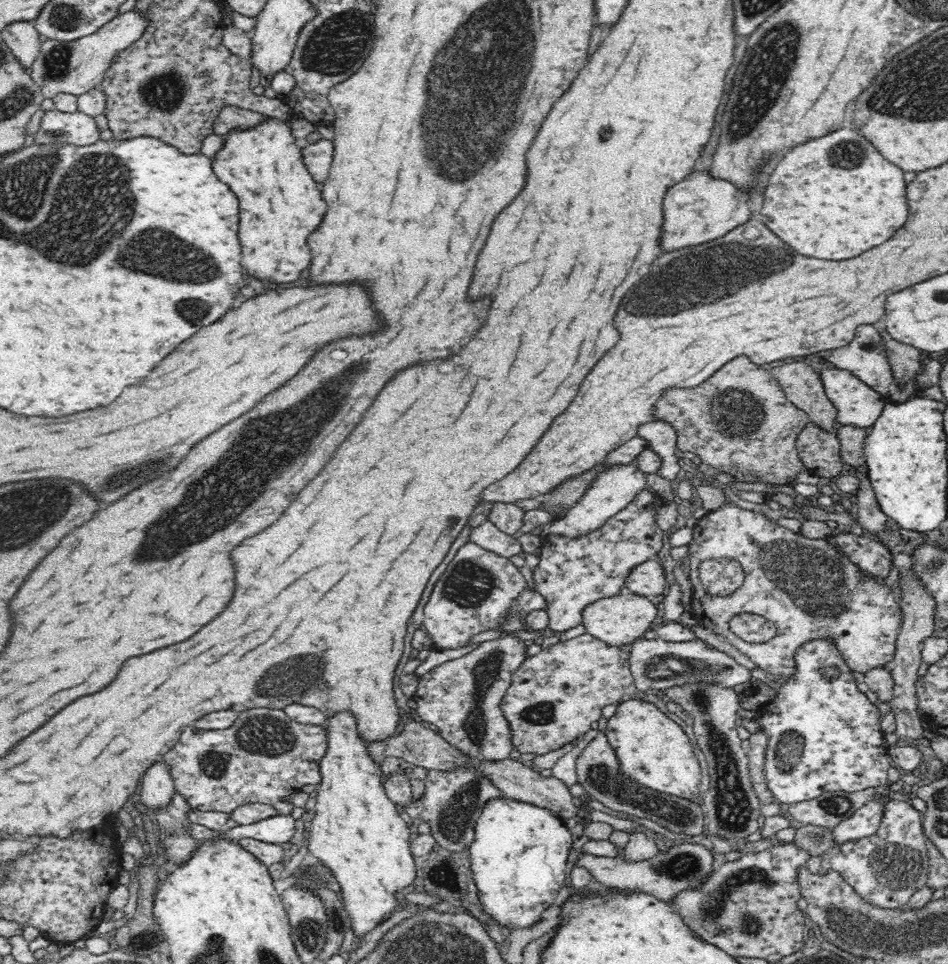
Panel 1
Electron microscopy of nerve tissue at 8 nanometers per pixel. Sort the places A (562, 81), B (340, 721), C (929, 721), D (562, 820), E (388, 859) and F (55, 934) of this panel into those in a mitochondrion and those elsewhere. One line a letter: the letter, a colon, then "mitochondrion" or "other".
A: other
B: other
C: other
D: other
E: other
F: other

